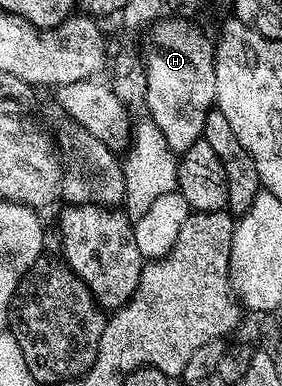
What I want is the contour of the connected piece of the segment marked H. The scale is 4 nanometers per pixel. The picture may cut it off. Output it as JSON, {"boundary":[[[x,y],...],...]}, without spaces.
{"boundary":[[[159,19],[146,30],[141,58],[144,74],[147,77],[147,105],[151,112],[153,123],[161,129],[165,140],[174,151],[182,151],[193,142],[200,140],[205,127],[207,112],[215,105],[215,47],[212,38],[206,37],[195,25],[190,25],[187,19]]]}

